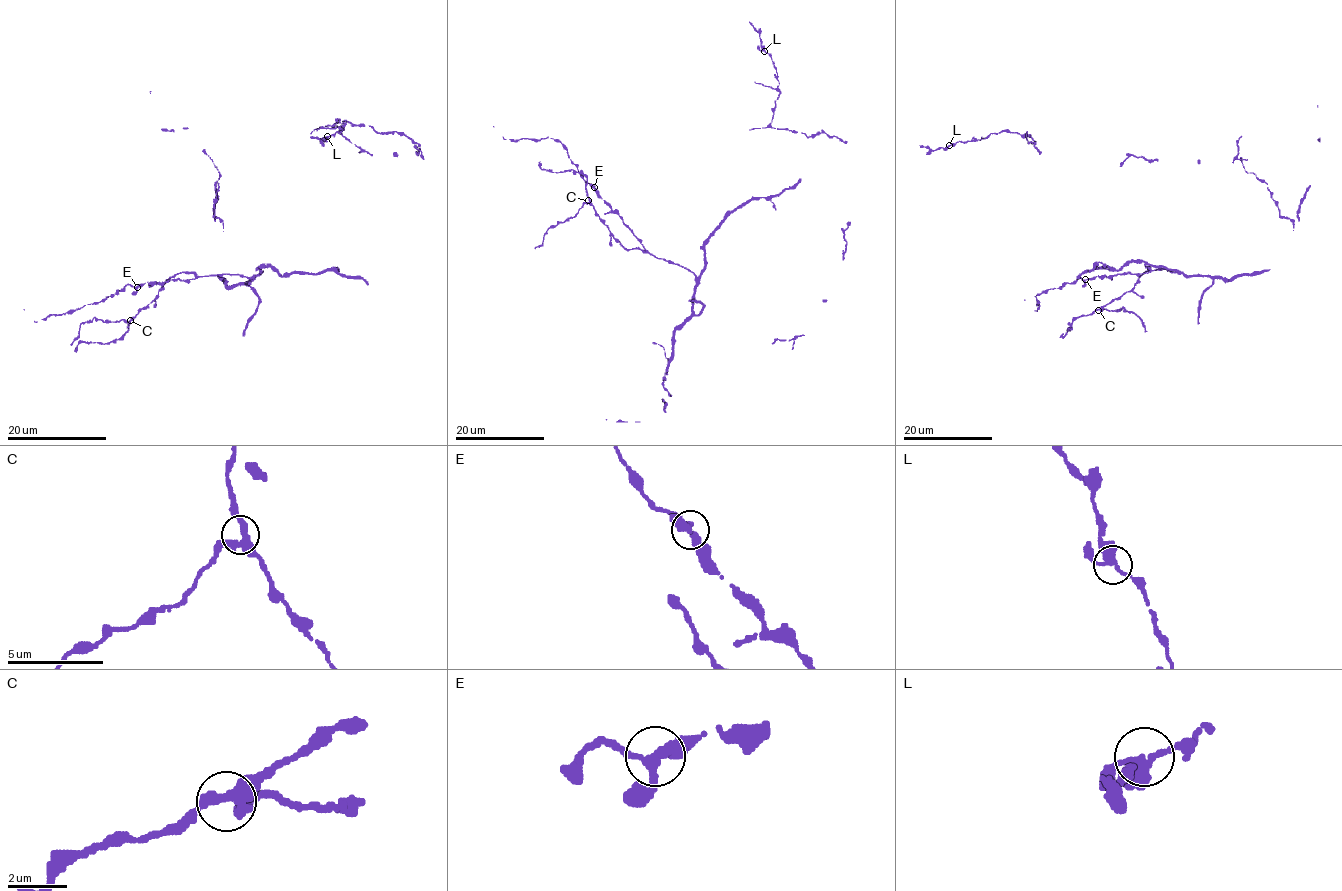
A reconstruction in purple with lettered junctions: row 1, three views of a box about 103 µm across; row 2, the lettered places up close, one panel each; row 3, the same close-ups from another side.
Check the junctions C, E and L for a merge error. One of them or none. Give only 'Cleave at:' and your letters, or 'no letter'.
Cleave at: no letter

